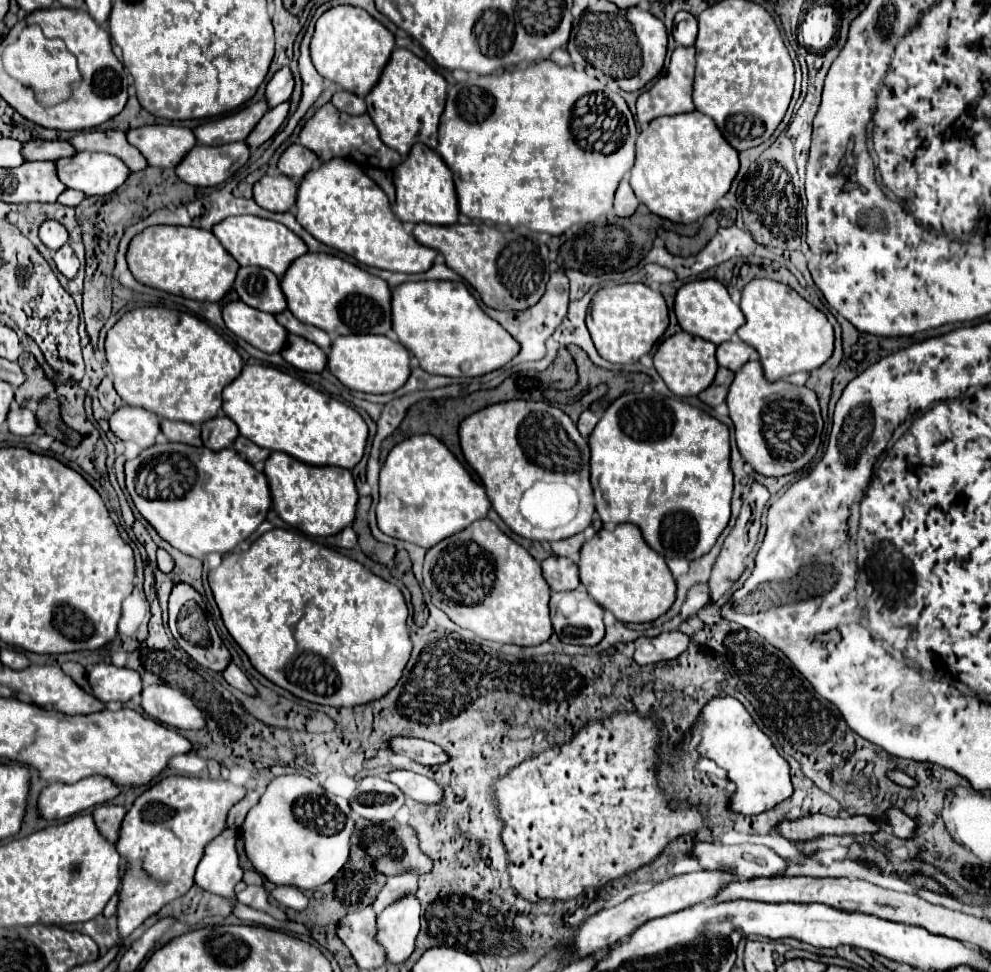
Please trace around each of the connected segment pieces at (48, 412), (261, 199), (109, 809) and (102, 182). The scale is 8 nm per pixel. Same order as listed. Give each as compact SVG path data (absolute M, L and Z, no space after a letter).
M45 397L43 401L43 409L39 411L39 415L43 415L41 419L41 427L45 429L47 435L53 435L55 439L59 441L65 441L67 445L77 445L81 441L81 435L73 429L69 429L63 419L61 419L61 413L57 415L57 403L59 399L55 397Z
M265 175L253 187L253 199L269 211L289 211L297 201L297 183L287 175Z
M101 805L93 811L93 821L95 821L99 833L109 843L117 841L117 833L119 833L119 825L121 825L123 817L125 817L125 809L115 807L115 805Z
M77 153L75 157L67 157L67 159L57 161L57 175L69 189L83 191L85 195L109 195L109 193L117 191L127 181L131 171L125 163L121 163L121 159L117 159L113 155L107 155L107 153Z

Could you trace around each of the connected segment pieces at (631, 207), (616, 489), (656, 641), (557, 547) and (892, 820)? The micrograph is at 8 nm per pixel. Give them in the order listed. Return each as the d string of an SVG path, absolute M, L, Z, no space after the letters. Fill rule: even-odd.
M623 179L623 181L619 183L617 193L615 193L615 213L617 213L619 217L629 217L629 215L635 213L637 205L639 205L639 199L635 197L635 193L633 193L629 181Z
M627 393L615 399L589 437L595 507L605 525L633 523L659 555L699 559L711 551L731 517L733 471L729 467L729 427L683 401L653 393Z
M681 631L675 633L661 633L659 637L639 637L635 641L635 661L639 665L647 663L659 663L667 659L679 657L689 647L689 637Z
M579 533L579 535L573 535L573 537L569 537L569 539L553 541L551 547L553 547L553 553L555 553L555 555L559 555L559 557L569 557L569 559L577 561L583 543L585 543L585 537L583 537L583 533Z
M889 809L889 811L885 813L885 819L887 819L887 823L893 827L893 833L895 833L897 837L901 837L901 839L913 837L917 825L915 825L915 821L913 821L911 817L907 817L905 813L901 813L899 809Z

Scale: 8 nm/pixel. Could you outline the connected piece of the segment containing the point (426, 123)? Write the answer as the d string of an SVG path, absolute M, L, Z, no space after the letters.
M395 49L381 79L365 97L365 101L367 113L379 129L381 141L405 157L415 143L423 143L431 149L437 147L439 113L443 113L445 97L447 81L431 65L407 49Z

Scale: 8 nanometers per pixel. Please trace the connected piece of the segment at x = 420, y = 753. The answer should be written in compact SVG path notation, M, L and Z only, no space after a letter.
M395 737L389 739L389 749L393 753L405 755L421 765L439 765L447 761L447 755L443 753L443 749L439 745L433 745L425 739L417 739L417 737Z

